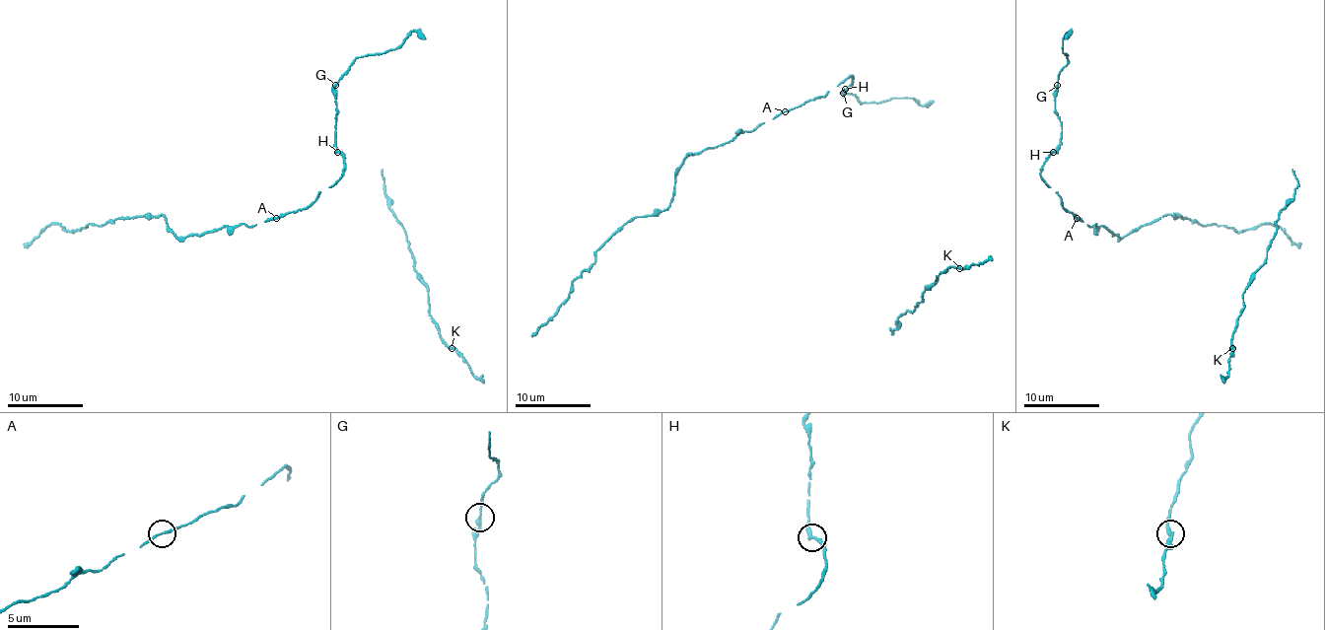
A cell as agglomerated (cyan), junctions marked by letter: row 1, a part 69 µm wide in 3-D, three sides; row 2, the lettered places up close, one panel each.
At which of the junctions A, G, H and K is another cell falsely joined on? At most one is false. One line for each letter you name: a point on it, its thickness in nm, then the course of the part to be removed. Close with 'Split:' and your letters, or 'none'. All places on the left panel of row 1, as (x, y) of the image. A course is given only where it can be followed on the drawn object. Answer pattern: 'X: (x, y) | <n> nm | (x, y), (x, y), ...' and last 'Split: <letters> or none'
Split: none

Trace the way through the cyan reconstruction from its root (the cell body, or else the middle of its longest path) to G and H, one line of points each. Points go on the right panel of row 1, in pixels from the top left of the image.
G: (1077, 218), (1040, 176), (1044, 161), (1061, 136), (1055, 109), (1057, 85)
H: (1077, 218), (1063, 206), (1061, 197), (1040, 176), (1044, 161), (1053, 152)

